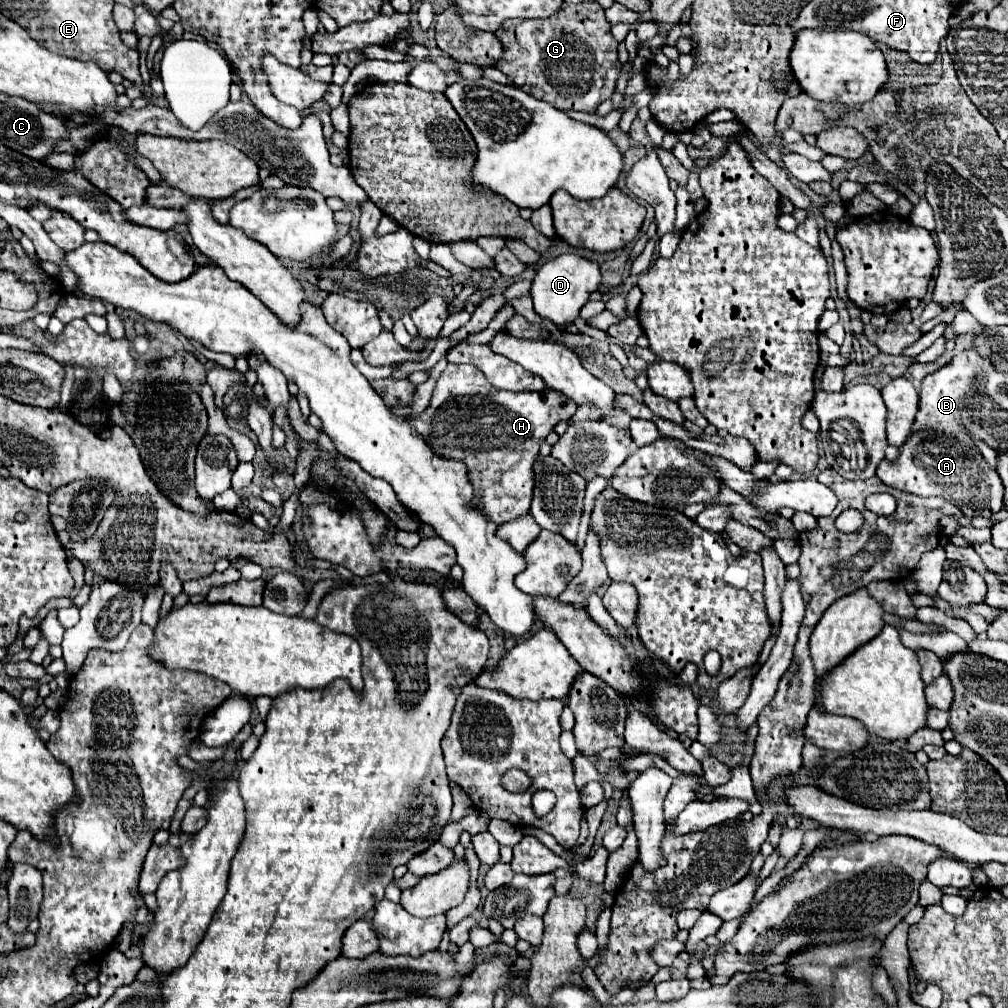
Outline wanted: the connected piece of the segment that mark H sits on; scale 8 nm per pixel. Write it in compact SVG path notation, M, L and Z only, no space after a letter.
M452 365L444 369L442 377L436 383L432 401L424 413L420 413L412 429L424 437L426 443L438 453L448 459L460 459L468 463L470 479L476 489L476 501L482 503L482 513L492 519L494 523L498 521L508 523L514 521L530 511L530 499L532 499L532 489L534 489L534 461L538 457L538 449L542 441L548 437L548 433L560 423L560 421L570 421L570 417L576 413L578 405L572 399L566 399L560 391L546 389L546 391L504 391L494 385L484 377L482 371L478 371L474 365Z

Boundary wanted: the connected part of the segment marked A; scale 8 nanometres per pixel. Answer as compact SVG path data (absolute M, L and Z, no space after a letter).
M918 431L902 447L900 457L890 463L882 461L876 469L876 477L894 489L914 493L920 497L942 497L948 503L962 509L966 517L990 517L1002 509L1004 485L998 473L986 463L978 447L966 445L952 435L934 433L934 431Z

